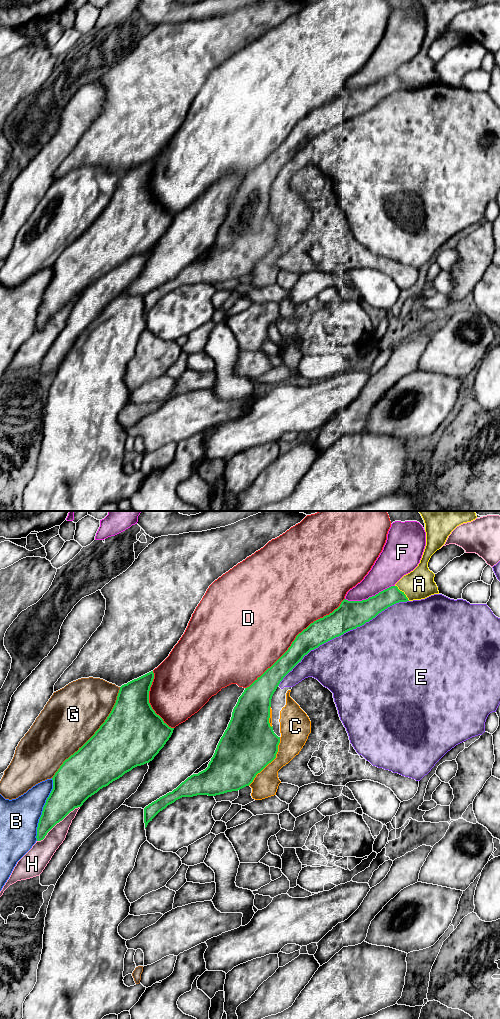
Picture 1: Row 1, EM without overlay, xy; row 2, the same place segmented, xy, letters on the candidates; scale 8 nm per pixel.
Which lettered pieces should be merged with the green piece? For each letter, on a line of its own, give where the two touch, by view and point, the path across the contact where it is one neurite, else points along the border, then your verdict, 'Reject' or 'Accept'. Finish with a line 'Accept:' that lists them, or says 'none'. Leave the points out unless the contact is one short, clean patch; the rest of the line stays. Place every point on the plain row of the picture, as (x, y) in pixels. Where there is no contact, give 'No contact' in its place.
A: Touches green at xy (403, 81). Reject
B: Touches green at xy (43, 297). Reject
C: Touches green at xy (270, 250). Reject
D: Touches green at xy (295, 127). Reject
E: Touches green at xy (341, 122). Reject
F: Touches green at xy (369, 85). Reject
G: Touches green at xy (94, 222). Reject
H: Touches green at xy (57, 310). Reject
Accept: none

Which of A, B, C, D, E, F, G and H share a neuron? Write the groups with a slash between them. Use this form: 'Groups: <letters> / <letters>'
Groups: A / B / C E / D / F / G / H

